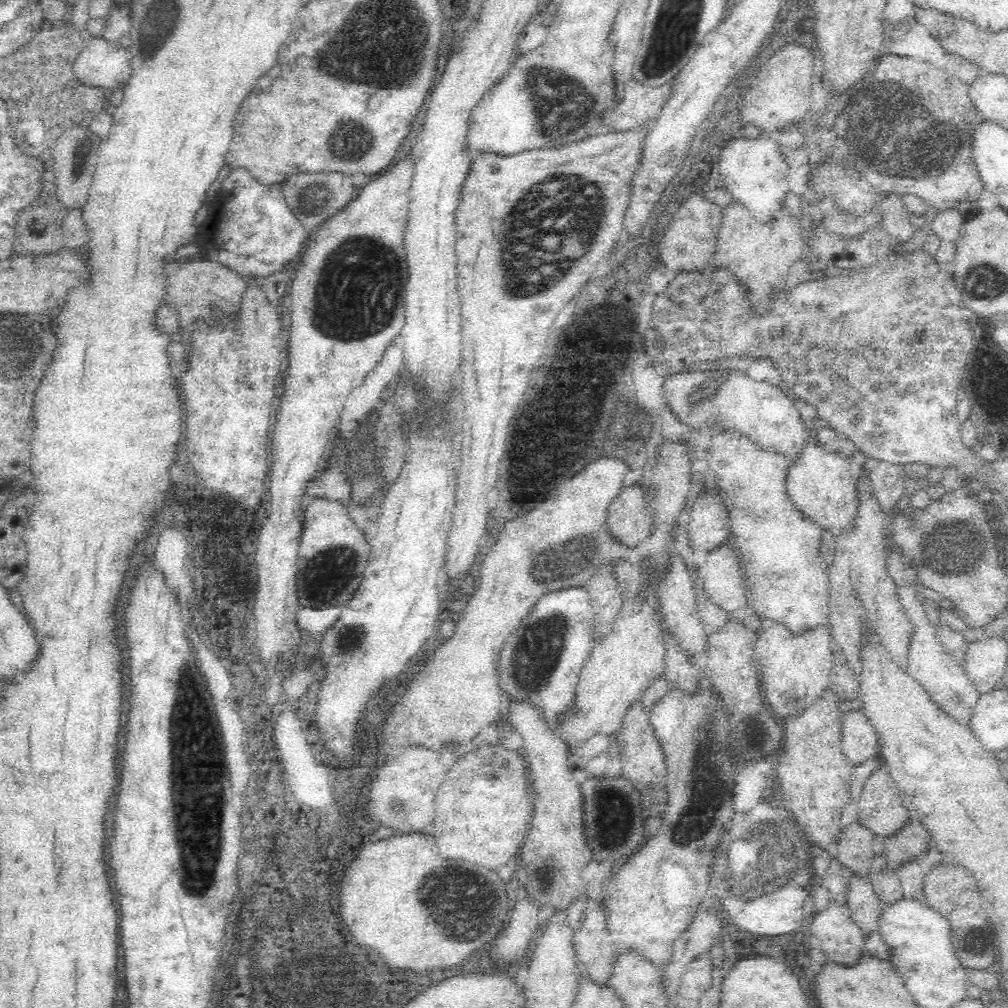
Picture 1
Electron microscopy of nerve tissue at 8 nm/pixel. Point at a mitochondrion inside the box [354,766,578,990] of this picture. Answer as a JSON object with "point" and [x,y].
{"point":[444,895]}

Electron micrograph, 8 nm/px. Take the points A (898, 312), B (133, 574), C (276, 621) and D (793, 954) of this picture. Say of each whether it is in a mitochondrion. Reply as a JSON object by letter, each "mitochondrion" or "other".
{"A":"other","B":"other","C":"other","D":"other"}

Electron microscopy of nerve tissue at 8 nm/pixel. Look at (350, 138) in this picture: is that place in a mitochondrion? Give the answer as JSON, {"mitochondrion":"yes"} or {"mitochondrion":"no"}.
{"mitochondrion":"yes"}

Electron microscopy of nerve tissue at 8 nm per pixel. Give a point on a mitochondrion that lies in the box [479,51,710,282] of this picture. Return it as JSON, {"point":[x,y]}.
{"point":[584,112]}

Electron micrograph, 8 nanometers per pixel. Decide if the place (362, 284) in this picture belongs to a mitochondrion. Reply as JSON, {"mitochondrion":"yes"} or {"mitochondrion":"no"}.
{"mitochondrion":"yes"}

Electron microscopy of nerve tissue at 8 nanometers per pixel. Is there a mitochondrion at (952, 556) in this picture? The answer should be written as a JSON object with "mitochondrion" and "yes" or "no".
{"mitochondrion":"yes"}

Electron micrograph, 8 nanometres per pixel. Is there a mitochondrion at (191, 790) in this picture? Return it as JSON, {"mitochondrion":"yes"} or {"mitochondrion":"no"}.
{"mitochondrion":"yes"}

